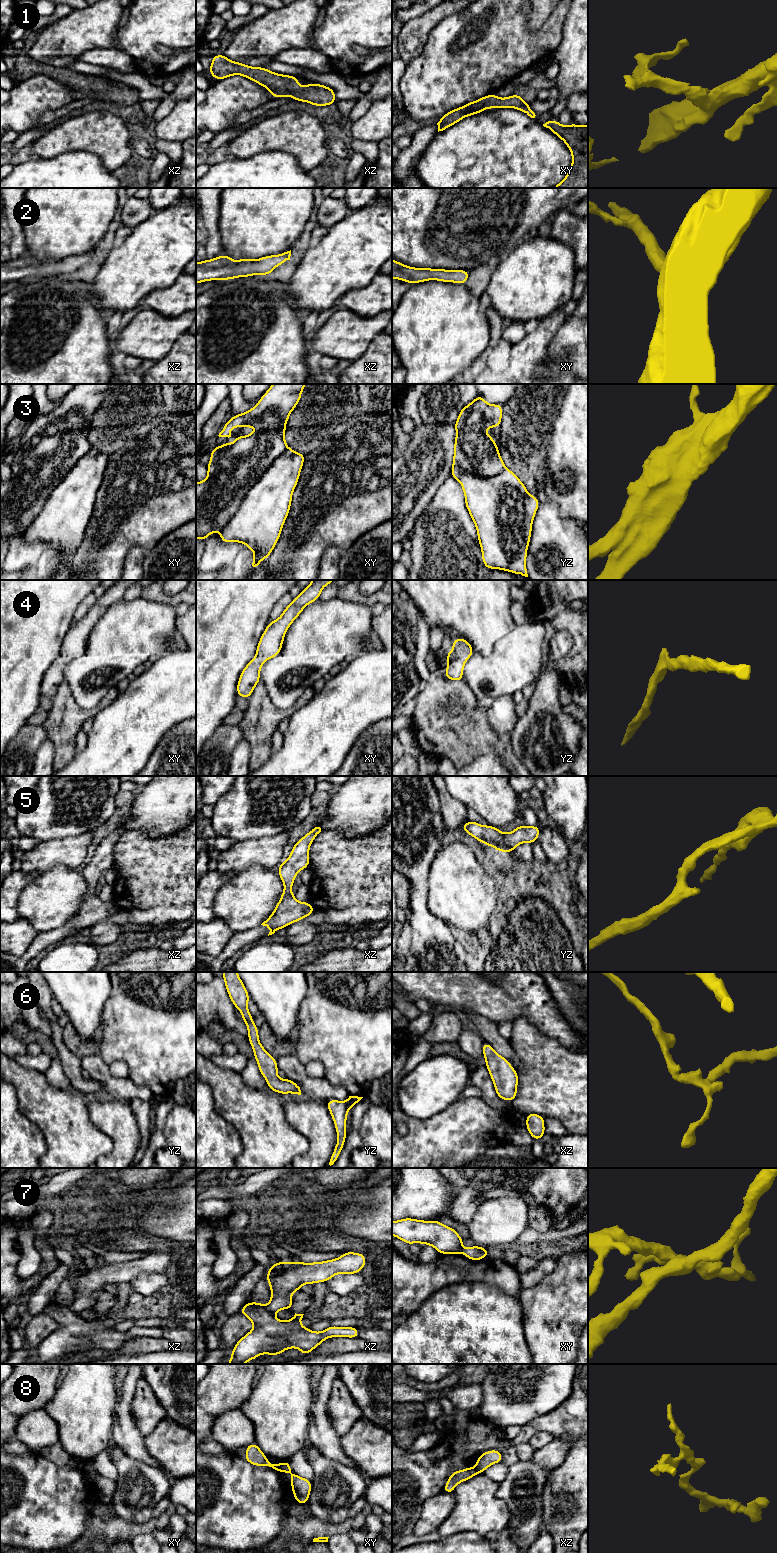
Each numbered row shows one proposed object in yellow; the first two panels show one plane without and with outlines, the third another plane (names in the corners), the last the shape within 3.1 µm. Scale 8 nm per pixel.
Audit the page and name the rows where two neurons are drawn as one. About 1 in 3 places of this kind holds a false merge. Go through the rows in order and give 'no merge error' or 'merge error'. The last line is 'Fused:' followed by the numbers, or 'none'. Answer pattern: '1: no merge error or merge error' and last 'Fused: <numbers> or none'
1: no merge error
2: no merge error
3: merge error
4: no merge error
5: no merge error
6: no merge error
7: merge error
8: merge error
Fused: 3, 7, 8

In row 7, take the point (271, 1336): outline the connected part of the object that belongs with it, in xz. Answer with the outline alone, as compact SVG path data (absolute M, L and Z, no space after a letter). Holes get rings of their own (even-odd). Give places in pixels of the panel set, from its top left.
M248 1302L240 1309L239 1313L245 1315L254 1324L254 1328L235 1344L230 1362L227 1364L245 1364L261 1354L276 1356L289 1348L297 1348L302 1352L302 1355L308 1355L327 1338L359 1338L357 1327L329 1326L321 1332L311 1331L300 1324L304 1314L295 1313L293 1318L288 1321L278 1320L266 1305L258 1302Z

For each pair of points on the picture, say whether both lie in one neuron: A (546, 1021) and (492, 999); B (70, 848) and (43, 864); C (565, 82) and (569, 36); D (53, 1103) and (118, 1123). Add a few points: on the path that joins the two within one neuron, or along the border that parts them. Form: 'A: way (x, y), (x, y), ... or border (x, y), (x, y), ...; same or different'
A: way (533, 1007), (527, 1001), (506, 1000); same
B: way (63, 851), (57, 851), (50, 857); same
C: way (569, 71), (569, 47); same
D: border (86, 1105), (89, 1119), (104, 1132); different

